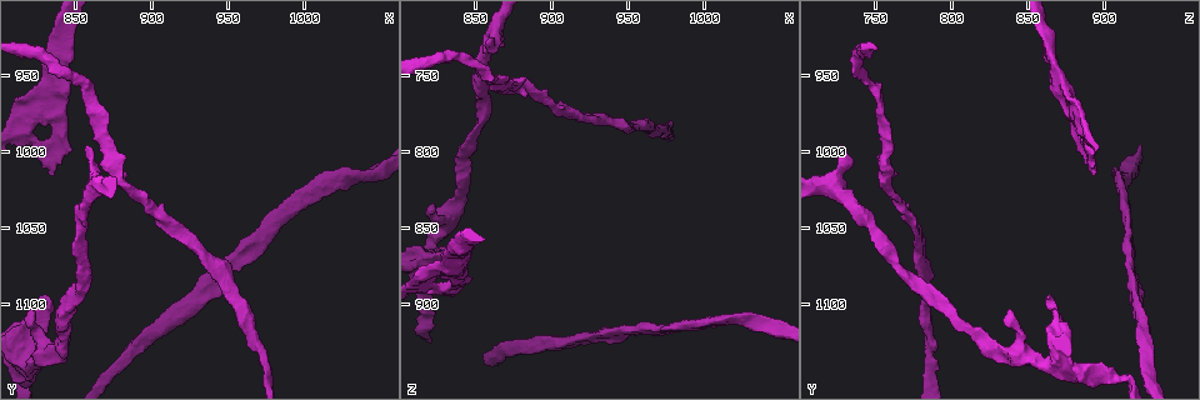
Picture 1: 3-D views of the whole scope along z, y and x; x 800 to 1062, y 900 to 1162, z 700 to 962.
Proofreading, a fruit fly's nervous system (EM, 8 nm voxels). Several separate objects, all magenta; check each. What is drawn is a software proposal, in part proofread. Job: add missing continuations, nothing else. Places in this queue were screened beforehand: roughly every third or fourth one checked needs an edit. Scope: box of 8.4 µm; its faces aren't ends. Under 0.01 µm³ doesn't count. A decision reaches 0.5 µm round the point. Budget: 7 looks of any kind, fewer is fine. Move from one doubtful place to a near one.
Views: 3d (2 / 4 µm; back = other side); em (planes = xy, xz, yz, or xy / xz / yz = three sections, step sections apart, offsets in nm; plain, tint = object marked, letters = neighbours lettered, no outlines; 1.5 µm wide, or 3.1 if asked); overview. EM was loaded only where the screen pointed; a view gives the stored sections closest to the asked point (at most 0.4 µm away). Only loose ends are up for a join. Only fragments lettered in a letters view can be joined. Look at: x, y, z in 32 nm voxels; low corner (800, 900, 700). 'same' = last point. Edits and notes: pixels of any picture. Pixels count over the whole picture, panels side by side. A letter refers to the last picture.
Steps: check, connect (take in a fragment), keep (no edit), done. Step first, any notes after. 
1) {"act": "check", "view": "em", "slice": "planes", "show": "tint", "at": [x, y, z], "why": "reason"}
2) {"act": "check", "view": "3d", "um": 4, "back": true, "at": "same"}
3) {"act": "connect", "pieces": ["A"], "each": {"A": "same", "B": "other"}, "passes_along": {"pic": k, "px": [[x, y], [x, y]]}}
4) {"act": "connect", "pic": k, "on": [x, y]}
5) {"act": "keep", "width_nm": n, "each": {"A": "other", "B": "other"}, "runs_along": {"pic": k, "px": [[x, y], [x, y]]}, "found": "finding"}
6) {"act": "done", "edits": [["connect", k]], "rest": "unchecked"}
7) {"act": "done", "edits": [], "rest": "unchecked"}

{"act": "check", "view": "em", "slice": "xz", "step": 4, "show": "tint", "at": [820, 1102, 836], "why": "branch stops here"}

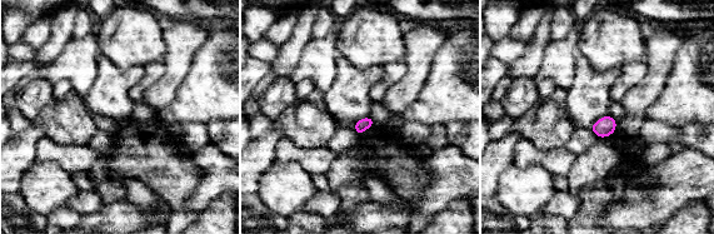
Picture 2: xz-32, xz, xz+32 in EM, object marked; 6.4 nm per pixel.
{"act": "check", "view": "em", "slice": "xz", "step": 4, "show": "letters", "at": "same"}

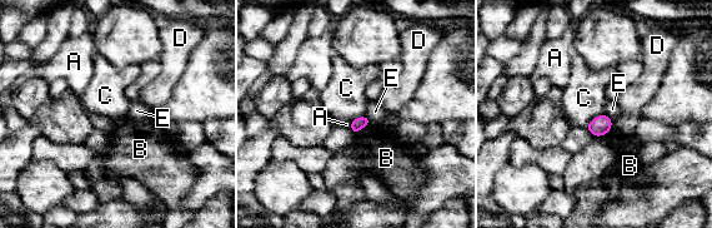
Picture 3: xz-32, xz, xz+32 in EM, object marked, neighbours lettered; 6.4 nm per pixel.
{"act": "keep", "each": {"A": "other", "B": "other", "C": "other", "D": "other", "E": "other"}, "border": {"pic": 3, "px": [[371, 123], [362, 127], [355, 134]]}, "found": "none of them fits"}

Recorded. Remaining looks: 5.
{"act": "check", "view": "3d", "um": 2, "at": [858, 996, 726], "why": "free end"}

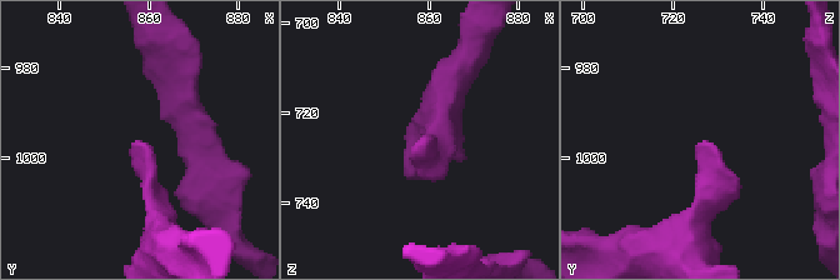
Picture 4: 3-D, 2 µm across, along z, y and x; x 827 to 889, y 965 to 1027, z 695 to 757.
{"act": "check", "view": "em", "slice": "xz", "step": 8, "show": "letters", "at": [858, 997, 726], "why": "now the EM"}

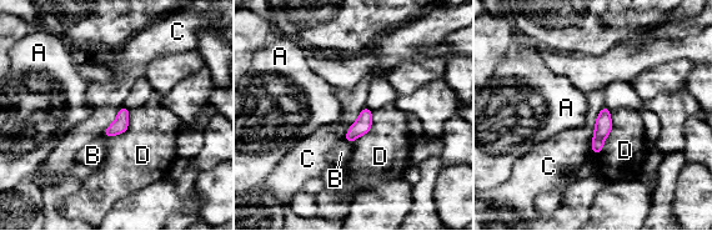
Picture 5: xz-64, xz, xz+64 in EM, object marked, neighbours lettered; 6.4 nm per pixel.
{"act": "keep", "each": {"A": "other", "B": "other", "C": "other", "D": "other"}, "border": {"pic": 5, "px": [[603, 105], [595, 122], [592, 154]]}, "found": "none of them fits"}

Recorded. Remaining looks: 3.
{"act": "check", "view": "em", "slice": "planes", "show": "letters", "at": [836, 1014, 894], "why": "an open end"}

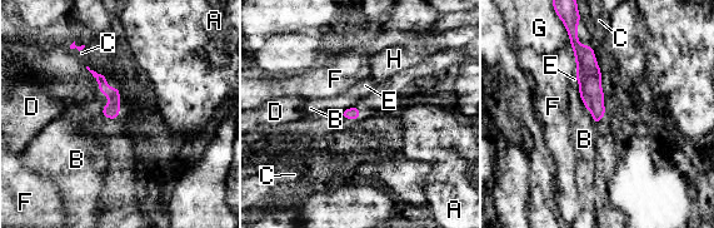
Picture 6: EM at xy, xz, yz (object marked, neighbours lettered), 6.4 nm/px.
{"act": "keep", "each": {"A": "other", "B": "other", "C": "other", "D": "other", "E": "other", "F": "other", "G": "other", "H": "other"}, "runs_along": {"pic": 6, "px": [[575, 46], [587, 63], [597, 119]]}, "found": "none of them fits"}

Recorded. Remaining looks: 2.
{"act": "done", "edits": [], "rest": "unchecked"}

